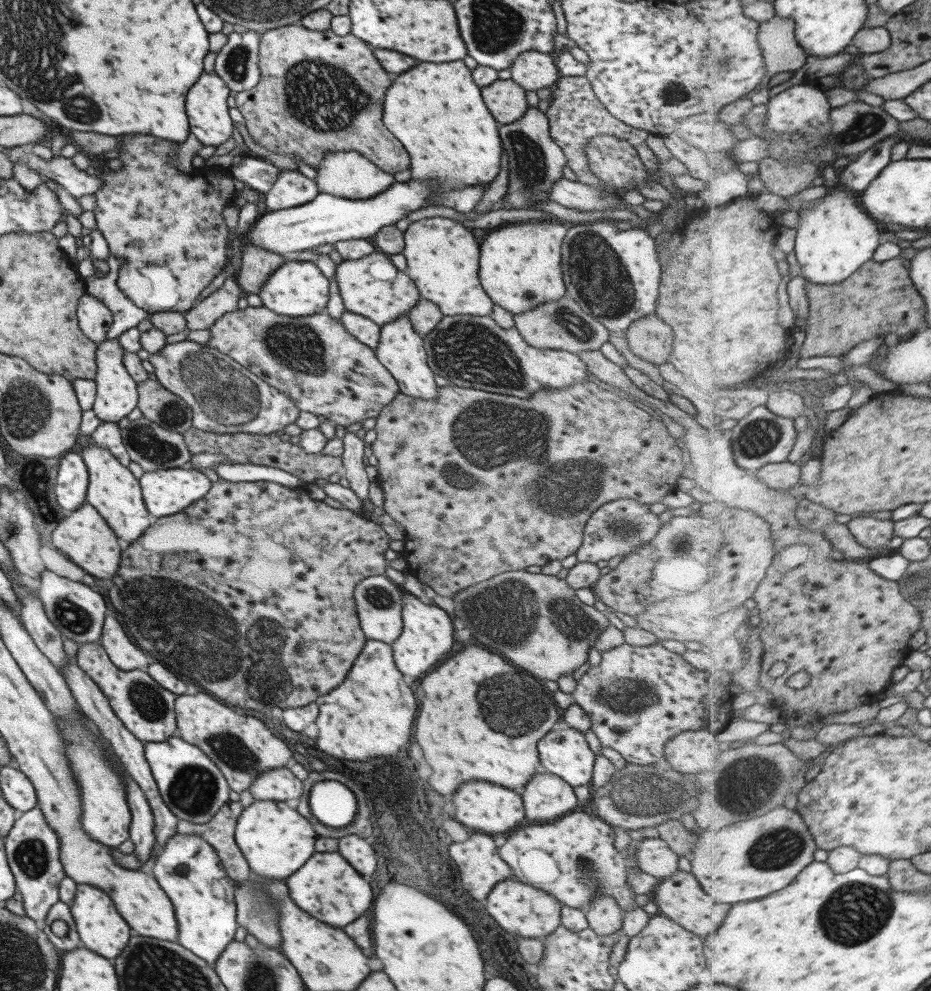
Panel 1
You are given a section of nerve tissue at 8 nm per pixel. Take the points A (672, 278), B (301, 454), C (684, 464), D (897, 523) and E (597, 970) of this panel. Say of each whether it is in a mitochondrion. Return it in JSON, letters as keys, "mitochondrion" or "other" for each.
{"A":"other","B":"other","C":"other","D":"other","E":"other"}

